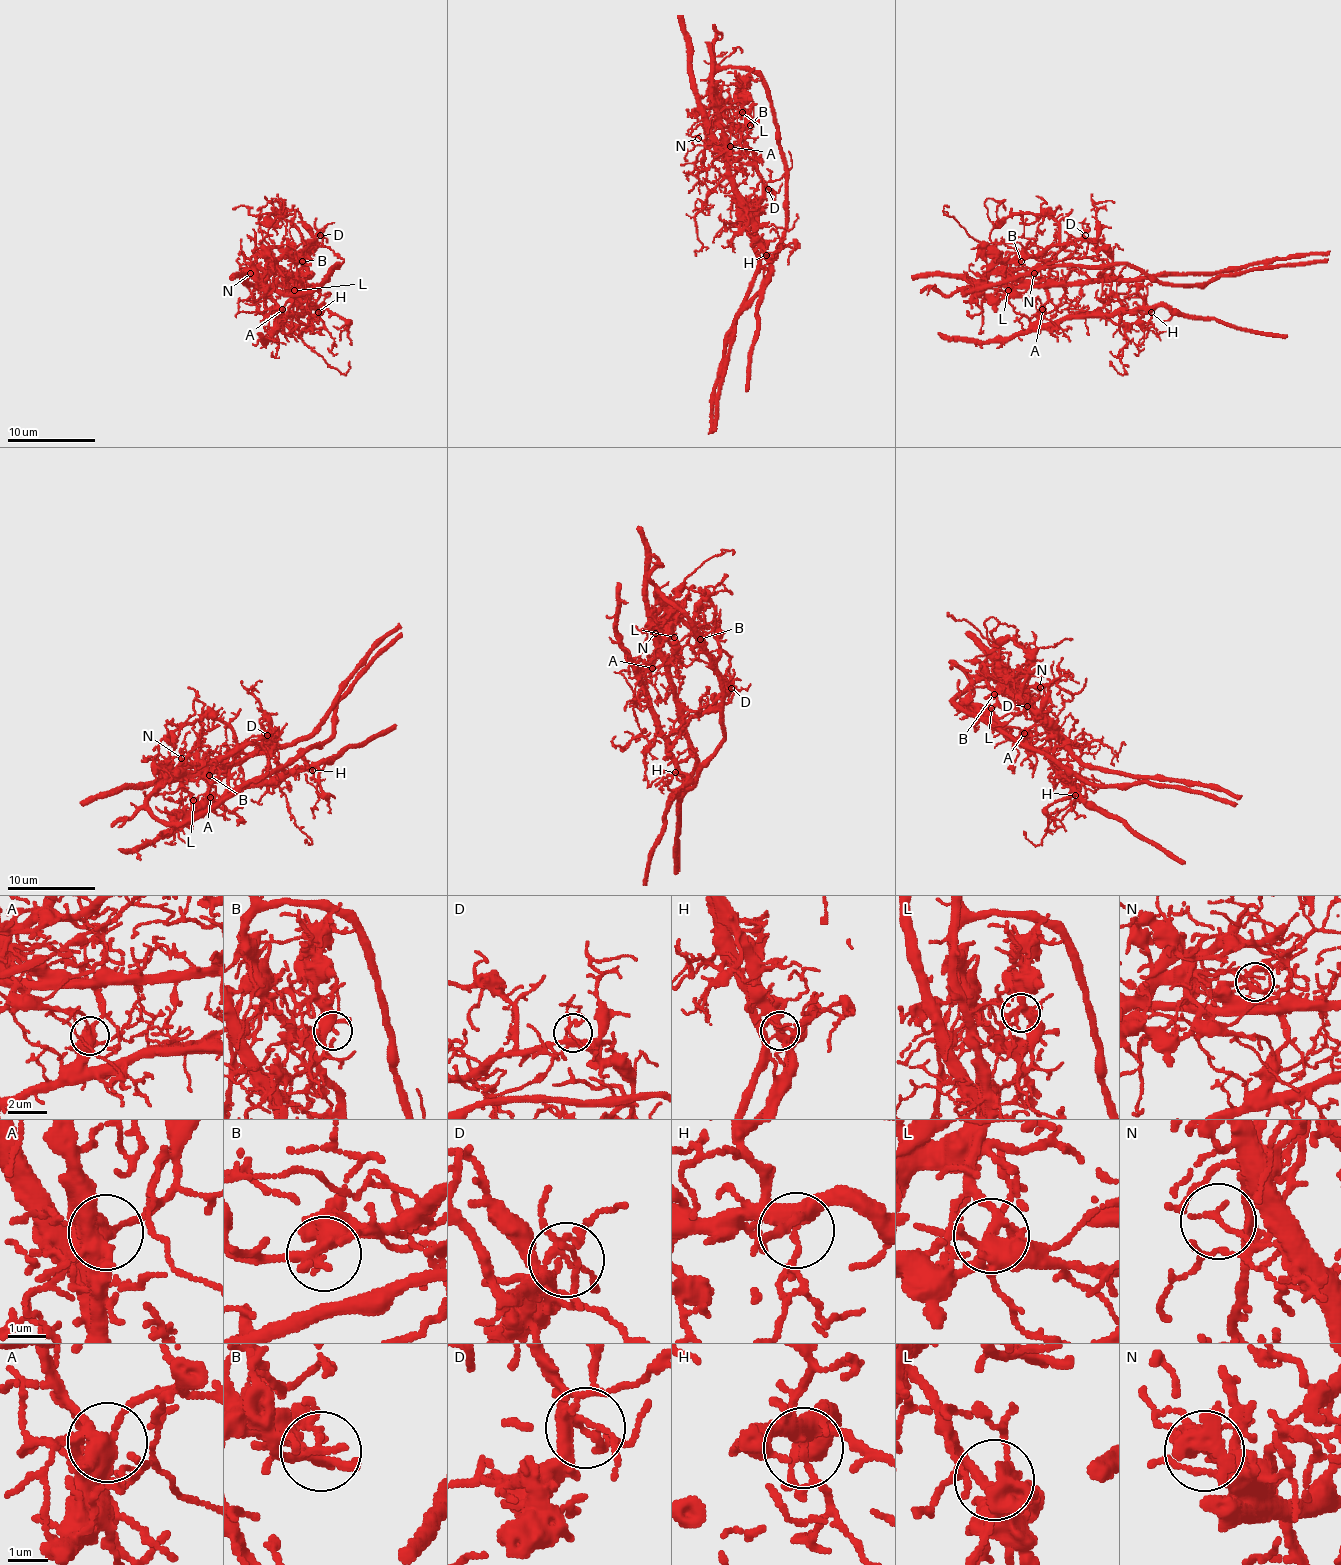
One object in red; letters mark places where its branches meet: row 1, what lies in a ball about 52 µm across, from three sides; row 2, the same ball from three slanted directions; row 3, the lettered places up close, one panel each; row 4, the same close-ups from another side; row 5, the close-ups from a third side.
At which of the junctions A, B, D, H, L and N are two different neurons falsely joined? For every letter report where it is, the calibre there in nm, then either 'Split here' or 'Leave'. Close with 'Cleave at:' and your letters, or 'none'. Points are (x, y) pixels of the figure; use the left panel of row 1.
A: Place: (282, 309). Thickness 400 nm. Split here
B: Place: (302, 261). Thickness 220 nm. Leave
D: Place: (320, 235). Thickness 130 nm. Leave
H: Place: (318, 312). Thickness 360 nm. Leave
L: Place: (294, 290). Thickness 360 nm. Leave
N: Place: (250, 273). Thickness 140 nm. Split here
Cleave at: A, N

